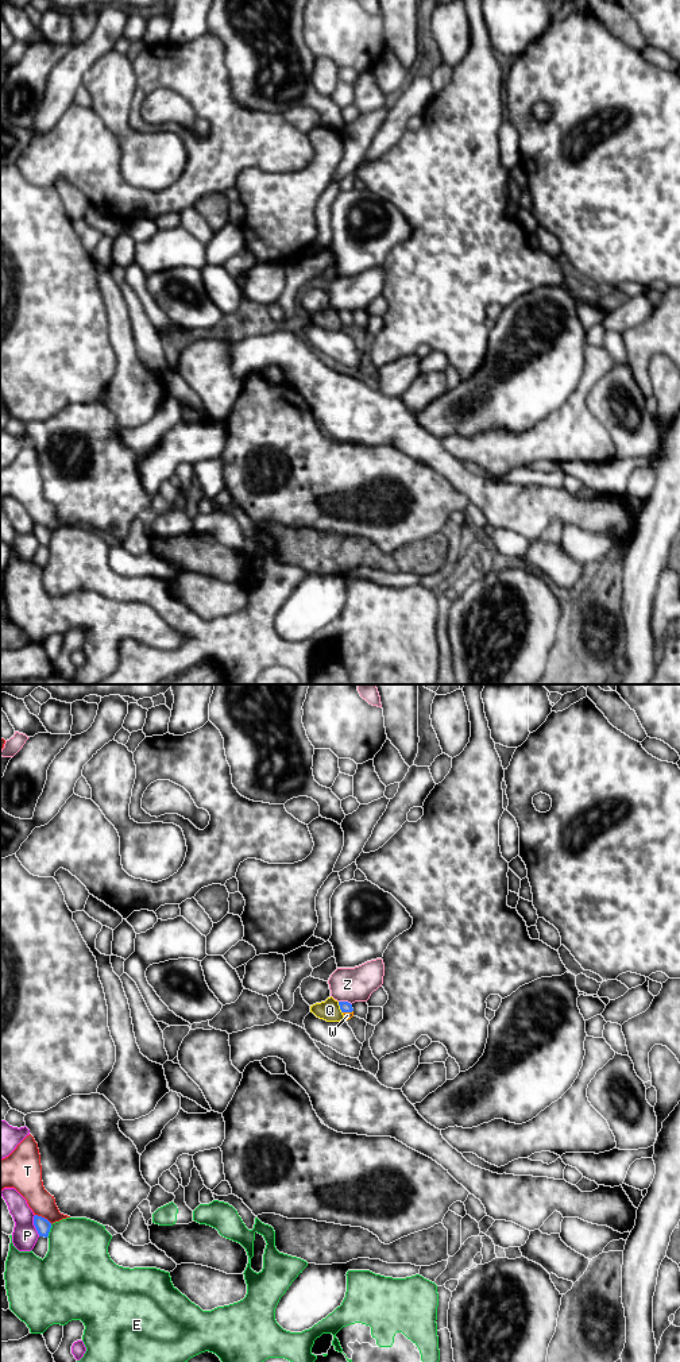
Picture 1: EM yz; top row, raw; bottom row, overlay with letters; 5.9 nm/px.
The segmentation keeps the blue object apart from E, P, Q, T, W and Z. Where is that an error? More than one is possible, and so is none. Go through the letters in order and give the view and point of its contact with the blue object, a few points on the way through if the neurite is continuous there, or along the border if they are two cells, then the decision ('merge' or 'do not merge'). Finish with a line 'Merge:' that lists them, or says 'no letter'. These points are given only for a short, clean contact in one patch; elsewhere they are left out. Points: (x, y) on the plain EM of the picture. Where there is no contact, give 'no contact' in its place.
E: yz (49, 540) | do not merge
P: yz (34, 533) | do not merge
Q: yz (340, 316) | along yz (337, 311), (342, 321) | do not merge
T: yz (43, 527) | do not merge
W: yz (347, 320) | across yz (344, 315), (347, 320), (347, 324) | merge
Z: yz (346, 311) | do not merge
Merge: W

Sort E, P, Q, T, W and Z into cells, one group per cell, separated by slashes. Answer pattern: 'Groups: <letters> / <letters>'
Groups: E / P / Q / T / W / Z

